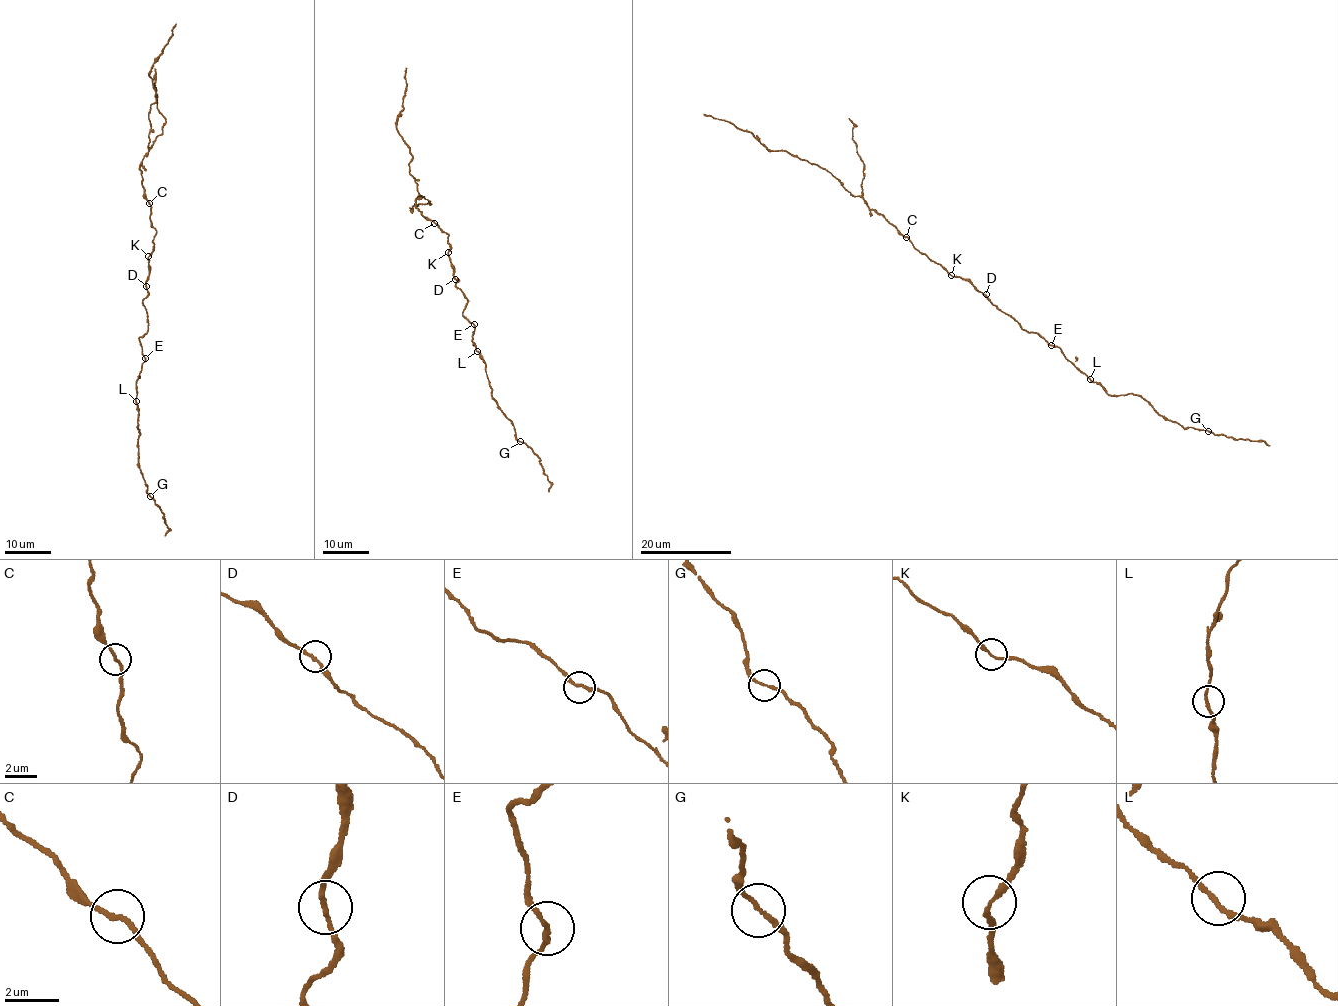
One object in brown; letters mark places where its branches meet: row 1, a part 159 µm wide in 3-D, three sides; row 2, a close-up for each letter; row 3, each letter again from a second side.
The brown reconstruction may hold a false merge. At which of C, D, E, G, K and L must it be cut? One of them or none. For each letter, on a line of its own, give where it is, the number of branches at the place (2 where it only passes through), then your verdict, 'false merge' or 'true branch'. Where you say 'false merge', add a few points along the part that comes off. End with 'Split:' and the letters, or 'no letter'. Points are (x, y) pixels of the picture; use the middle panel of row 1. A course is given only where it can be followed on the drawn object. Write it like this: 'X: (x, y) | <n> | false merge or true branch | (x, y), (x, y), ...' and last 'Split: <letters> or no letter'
C: (434, 223) | 2 | false merge | (434, 223), (416, 206), (419, 193), (409, 169), (411, 152), (396, 129), (406, 90), (406, 68)
D: (455, 279) | 2 | true branch
E: (474, 324) | 2 | true branch
G: (520, 441) | 2 | true branch
K: (448, 252) | 2 | true branch
L: (477, 351) | 2 | true branch
Split: C

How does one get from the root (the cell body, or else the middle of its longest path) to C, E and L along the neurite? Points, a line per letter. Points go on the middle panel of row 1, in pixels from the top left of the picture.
C: (455, 277), (448, 258), (448, 235), (434, 223)
E: (455, 277), (458, 280), (456, 287), (467, 301), (462, 315), (474, 324)
L: (455, 277), (458, 280), (456, 287), (467, 299), (462, 314), (474, 324), (472, 340), (477, 351)

